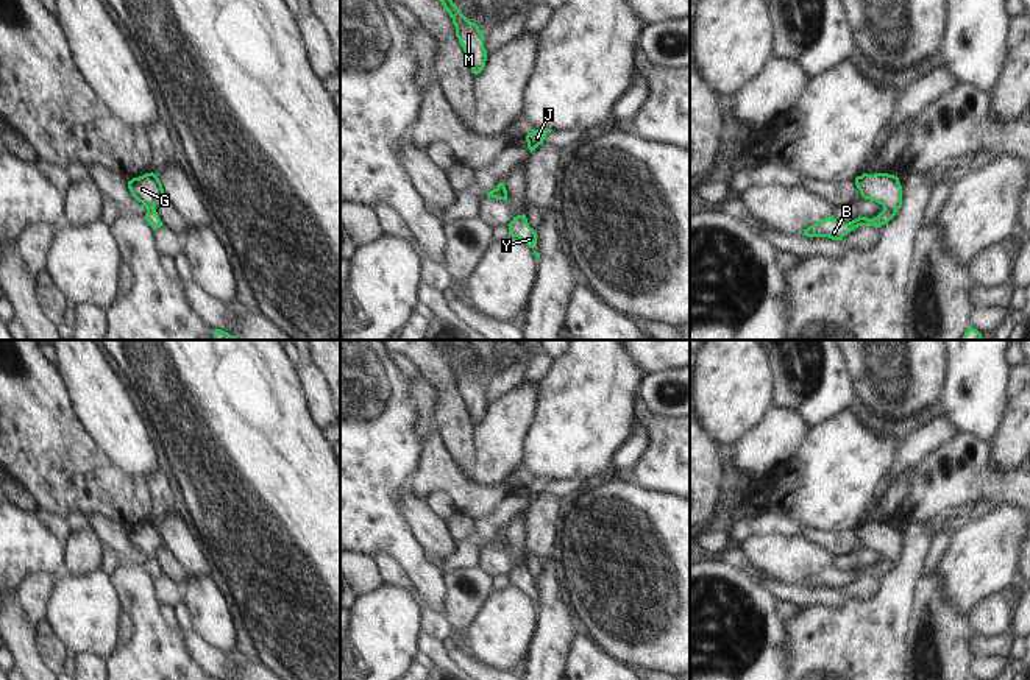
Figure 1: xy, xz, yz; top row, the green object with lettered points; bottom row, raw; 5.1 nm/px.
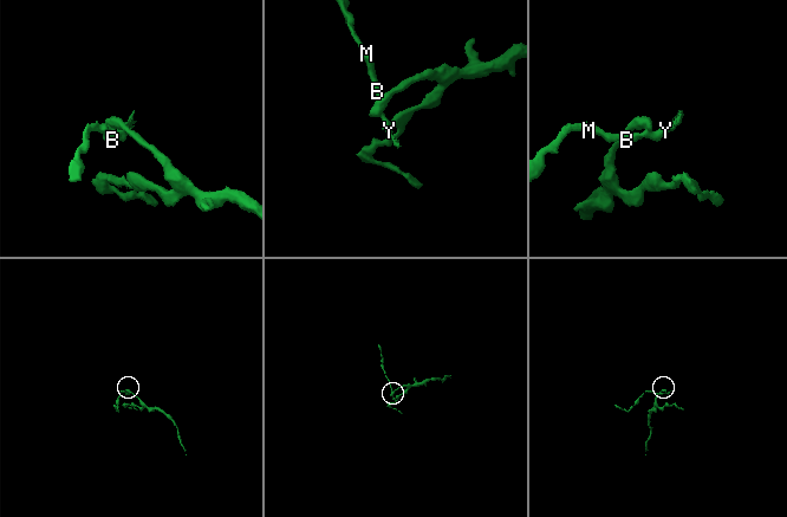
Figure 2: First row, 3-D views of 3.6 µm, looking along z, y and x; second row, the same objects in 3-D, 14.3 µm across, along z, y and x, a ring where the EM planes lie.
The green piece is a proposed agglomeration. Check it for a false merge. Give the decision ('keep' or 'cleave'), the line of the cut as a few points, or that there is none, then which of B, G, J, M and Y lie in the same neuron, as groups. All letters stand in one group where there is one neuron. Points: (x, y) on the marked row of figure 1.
cleave | yz (884, 208), (895, 212) | B M Y / G J

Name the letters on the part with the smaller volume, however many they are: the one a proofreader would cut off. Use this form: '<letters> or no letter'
B, M, Y.

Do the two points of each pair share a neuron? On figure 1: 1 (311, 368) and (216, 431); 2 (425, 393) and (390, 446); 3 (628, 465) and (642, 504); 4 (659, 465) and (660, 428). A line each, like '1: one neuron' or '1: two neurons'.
1: two neurons
2: two neurons
3: two neurons
4: one neuron

